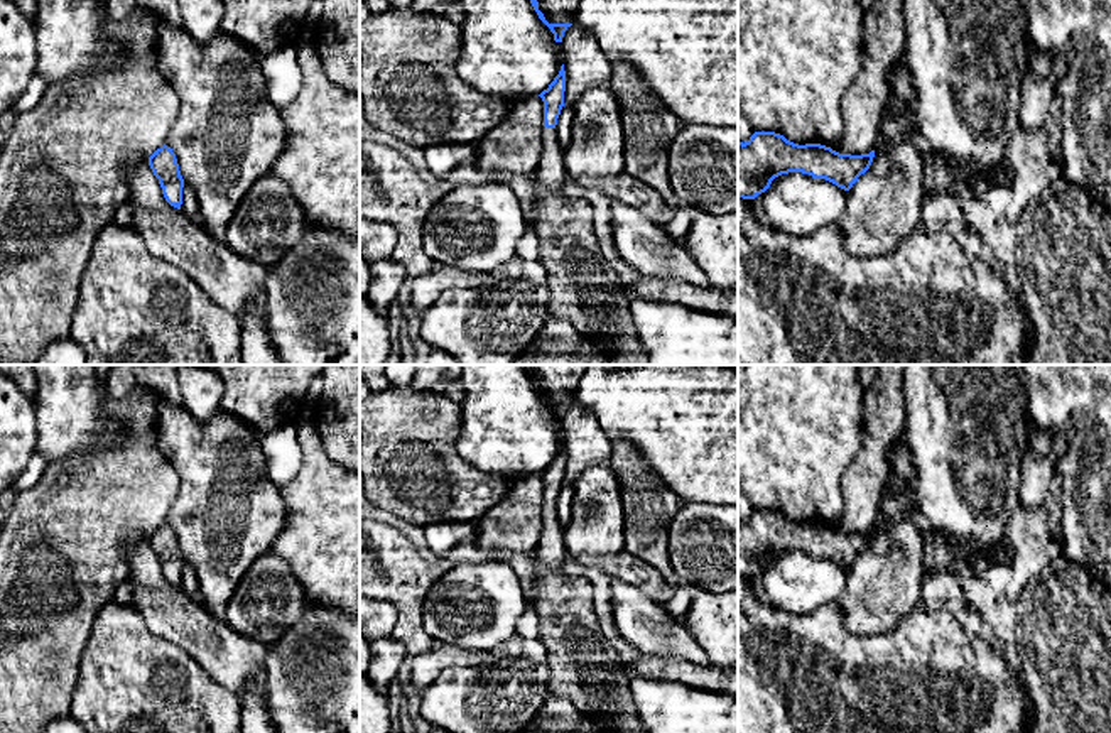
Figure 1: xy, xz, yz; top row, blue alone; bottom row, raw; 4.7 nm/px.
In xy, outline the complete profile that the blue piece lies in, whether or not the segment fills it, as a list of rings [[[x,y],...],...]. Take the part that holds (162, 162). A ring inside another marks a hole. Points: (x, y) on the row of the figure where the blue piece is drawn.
[[[164,144],[149,157],[149,166],[159,179],[165,201],[181,209],[184,179],[172,149]]]

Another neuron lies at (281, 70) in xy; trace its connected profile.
[[[294,44],[280,47],[262,59],[268,101],[282,108],[301,91],[301,68]]]

